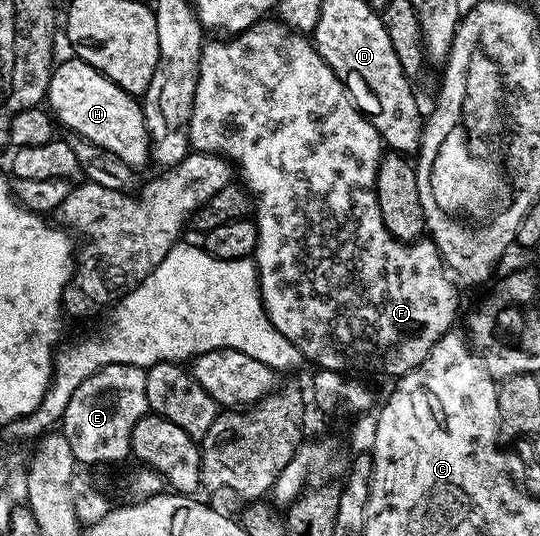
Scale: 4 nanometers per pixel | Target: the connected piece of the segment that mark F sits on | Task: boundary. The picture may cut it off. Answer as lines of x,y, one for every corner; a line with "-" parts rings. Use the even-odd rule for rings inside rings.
263,21
249,27
247,31
239,31
233,37
218,37
215,43
203,42
198,84
194,108
190,118
190,145
195,151
207,151
213,155
222,155
236,165
236,171
242,175
262,175
262,183
249,186
252,196
252,207
256,212
258,224
258,244
252,256
252,262
258,268
258,292
262,294
262,304
266,316
272,321
274,328
288,337
292,345
296,345
299,356
303,360
311,359
315,368
324,371
341,371
343,373
362,373
358,371
379,371
382,375
401,377
424,361
443,335
451,330
454,313
458,309
458,291
455,280
448,274
439,253
438,247
429,238
422,237
417,242
402,243
394,239
392,233
384,227
381,220
380,206
374,192
374,177
378,163
384,154
384,144
378,131
365,115
358,110
353,99
346,92
346,87
336,77
334,70
320,57
313,42
305,34
286,26
281,21
-
344,189
354,189
352,196
344,195

